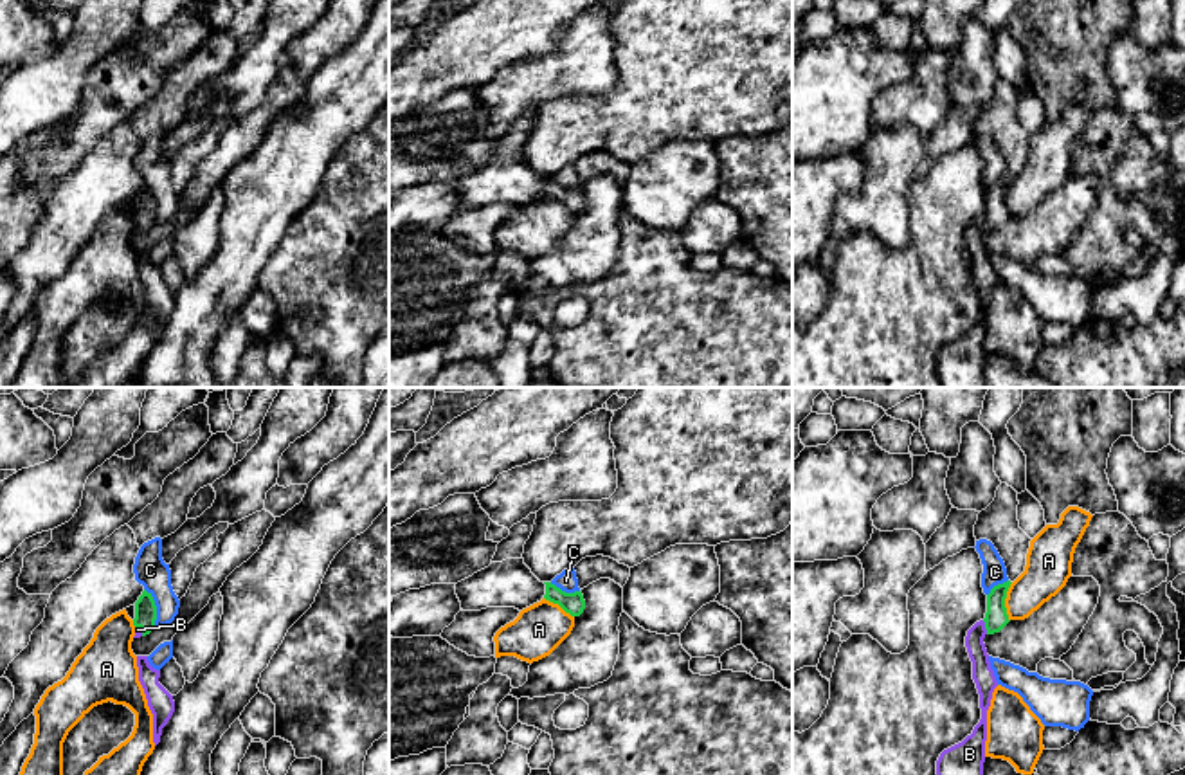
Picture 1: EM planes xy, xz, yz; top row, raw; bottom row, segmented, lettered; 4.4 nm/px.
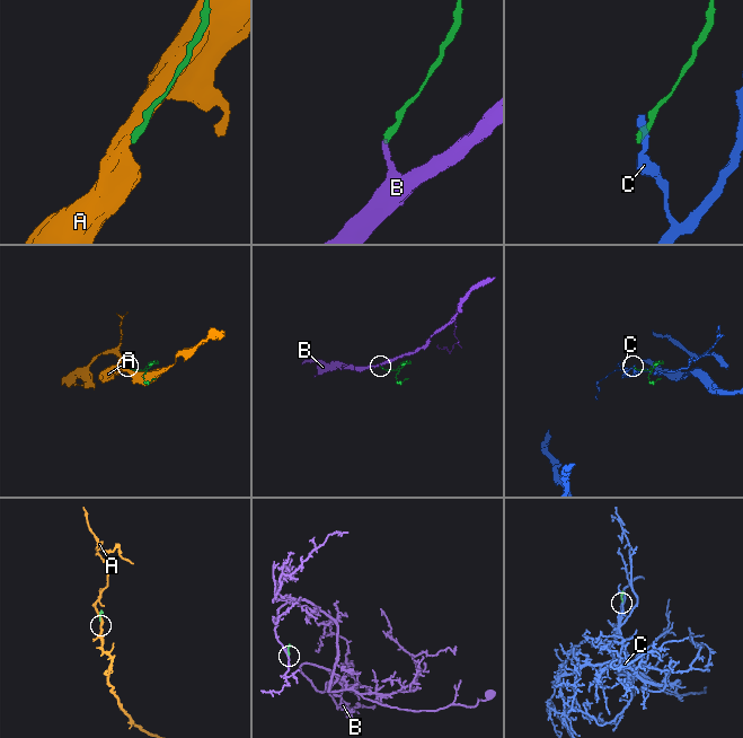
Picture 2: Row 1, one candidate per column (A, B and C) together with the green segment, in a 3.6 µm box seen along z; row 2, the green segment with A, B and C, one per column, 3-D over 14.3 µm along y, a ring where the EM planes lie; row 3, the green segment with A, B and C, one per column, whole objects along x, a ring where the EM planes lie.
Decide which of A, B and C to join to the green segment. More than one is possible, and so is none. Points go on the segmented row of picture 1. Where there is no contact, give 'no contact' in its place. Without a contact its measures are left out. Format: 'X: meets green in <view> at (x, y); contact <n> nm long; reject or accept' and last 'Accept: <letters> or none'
A: meets green in yz at (1004, 602); contact 180 nm long; reject
B: meets green in yz at (985, 628); contact 70 nm long; accept
C: meets green in xy at (155, 608); contact 180 nm long; reject
Accept: B

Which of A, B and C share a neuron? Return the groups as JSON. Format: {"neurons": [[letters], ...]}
{"neurons": [["A"], ["B"], ["C"]]}

